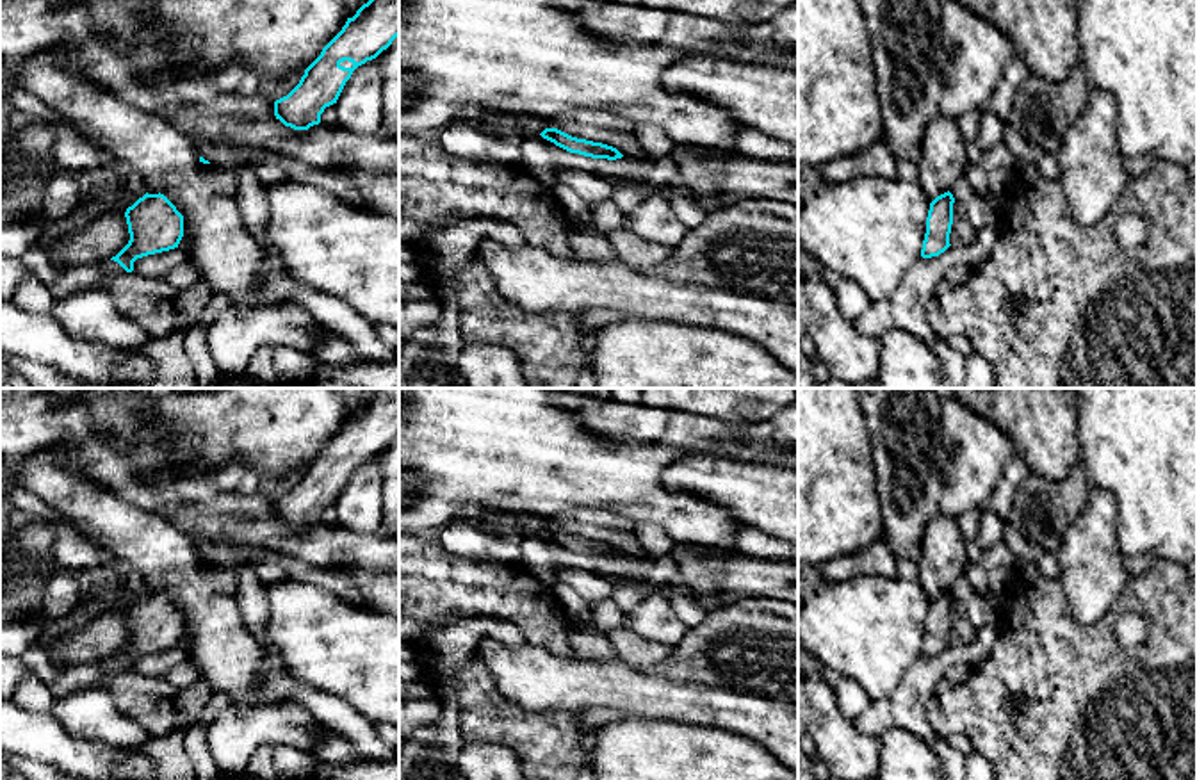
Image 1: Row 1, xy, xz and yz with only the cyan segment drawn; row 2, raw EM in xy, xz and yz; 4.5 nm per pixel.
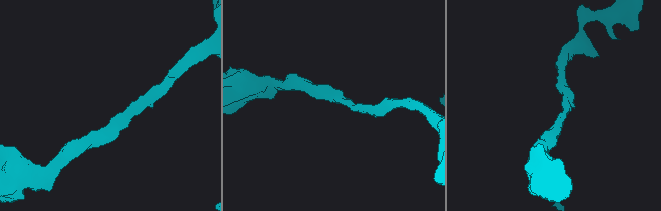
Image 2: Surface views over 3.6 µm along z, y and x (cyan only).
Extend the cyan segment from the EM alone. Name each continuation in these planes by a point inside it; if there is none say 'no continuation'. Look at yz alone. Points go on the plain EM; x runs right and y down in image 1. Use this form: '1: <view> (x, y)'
no continuation

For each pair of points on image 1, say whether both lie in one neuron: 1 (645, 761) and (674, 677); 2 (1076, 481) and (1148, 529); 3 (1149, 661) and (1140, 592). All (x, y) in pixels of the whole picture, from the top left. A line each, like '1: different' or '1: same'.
1: different
2: different
3: same

